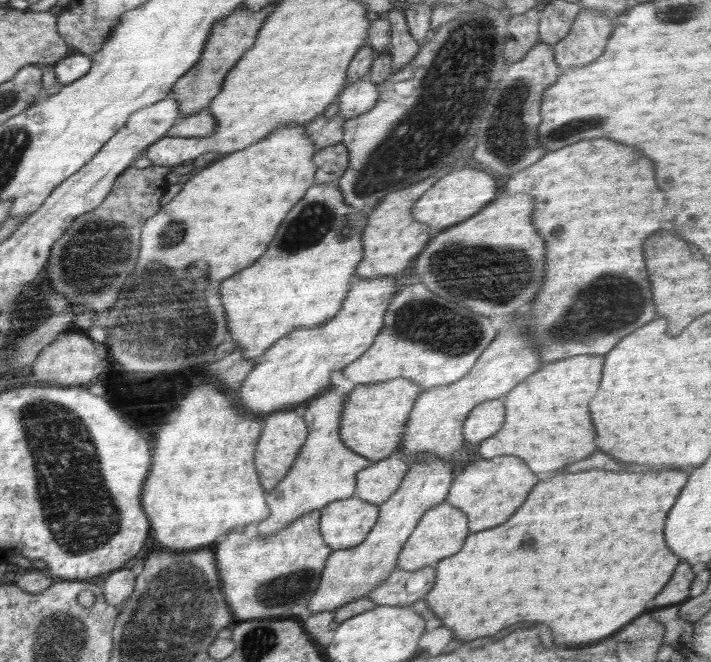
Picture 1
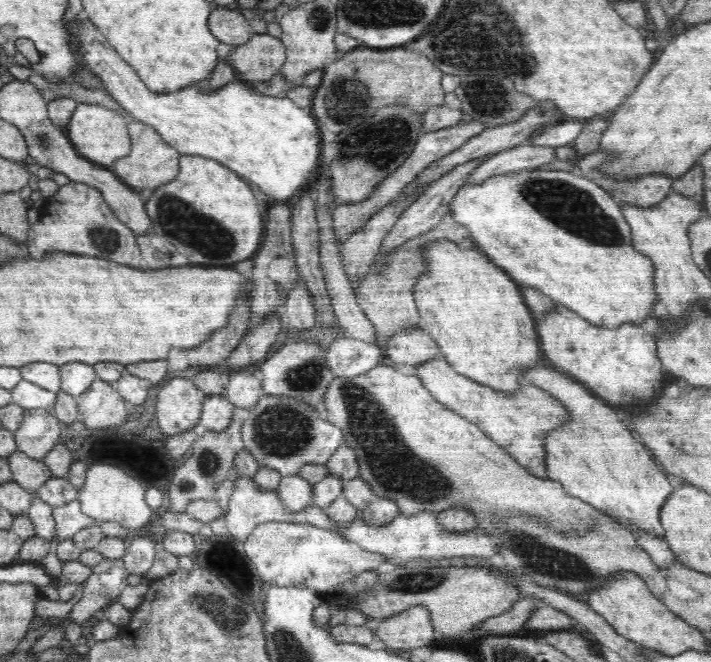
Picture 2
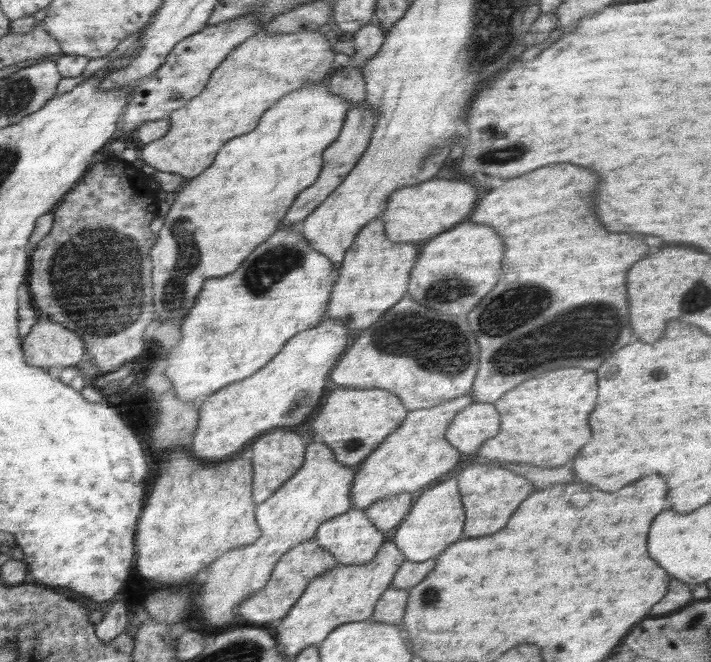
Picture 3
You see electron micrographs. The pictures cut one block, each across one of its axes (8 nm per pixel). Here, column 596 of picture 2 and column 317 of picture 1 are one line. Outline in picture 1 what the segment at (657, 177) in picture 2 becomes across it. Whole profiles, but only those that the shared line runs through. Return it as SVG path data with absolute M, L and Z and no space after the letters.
M344 143L320 149L313 156L314 164L317 166L315 182L337 182L348 168L349 152Z

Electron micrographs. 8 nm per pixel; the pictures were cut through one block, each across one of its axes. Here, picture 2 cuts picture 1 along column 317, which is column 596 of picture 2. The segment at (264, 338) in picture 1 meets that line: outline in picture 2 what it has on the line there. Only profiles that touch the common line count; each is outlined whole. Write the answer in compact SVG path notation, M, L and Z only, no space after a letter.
M530 169L508 172L508 174L502 174L502 176L486 178L486 180L482 180L482 184L479 184L479 182L478 184L465 184L450 200L448 211L452 214L454 221L470 231L470 238L472 238L475 246L520 286L530 286L539 290L542 294L555 300L558 305L565 306L590 324L600 328L618 328L620 324L640 324L648 316L651 316L650 310L654 308L654 304L658 300L656 289L654 289L654 263L652 263L650 257L634 249L631 228L624 217L624 213L622 213L621 203L593 180L576 176L572 171Z

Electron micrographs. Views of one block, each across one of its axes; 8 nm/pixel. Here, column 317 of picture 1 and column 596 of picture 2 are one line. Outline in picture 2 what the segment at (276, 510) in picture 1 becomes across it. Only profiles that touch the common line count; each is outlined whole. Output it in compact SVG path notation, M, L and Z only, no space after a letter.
M544 362L541 366L530 368L520 376L520 384L534 385L543 388L555 399L561 400L562 405L568 411L570 421L546 436L545 463L547 479L562 484L564 493L568 496L579 498L591 504L599 511L617 520L623 527L633 526L642 532L649 532L652 536L665 538L665 530L661 525L660 511L668 496L680 488L681 480L670 475L659 466L651 454L640 442L633 432L630 432L626 424L618 418L614 407L608 405L602 399L596 397L585 385L574 381L568 374L556 369Z

